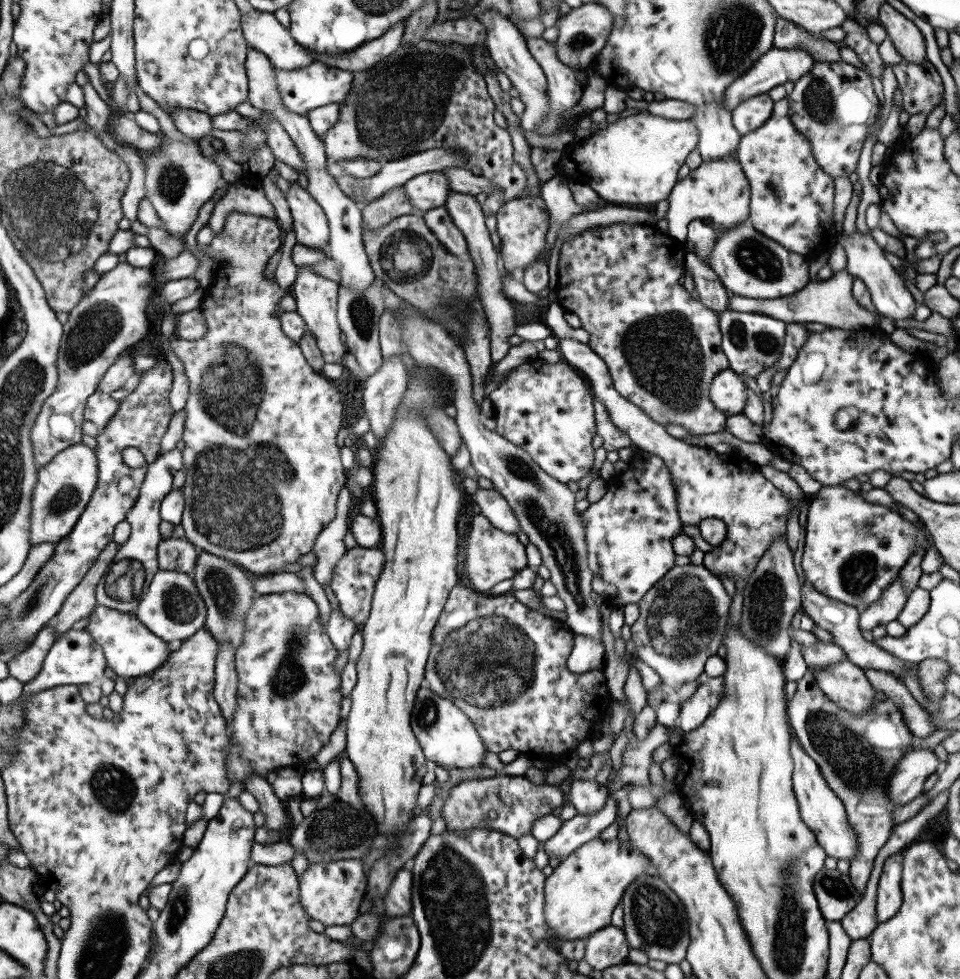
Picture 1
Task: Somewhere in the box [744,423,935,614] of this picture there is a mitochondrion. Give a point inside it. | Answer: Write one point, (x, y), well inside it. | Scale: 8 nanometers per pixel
(856, 574)

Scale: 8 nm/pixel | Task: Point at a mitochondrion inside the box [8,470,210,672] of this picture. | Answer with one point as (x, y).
(124, 585)

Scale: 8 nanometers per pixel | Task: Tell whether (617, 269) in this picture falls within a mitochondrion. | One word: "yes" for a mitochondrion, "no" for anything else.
no

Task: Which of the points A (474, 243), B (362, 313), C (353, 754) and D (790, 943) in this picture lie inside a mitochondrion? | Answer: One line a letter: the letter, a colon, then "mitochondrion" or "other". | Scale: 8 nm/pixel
A: other
B: mitochondrion
C: other
D: mitochondrion

